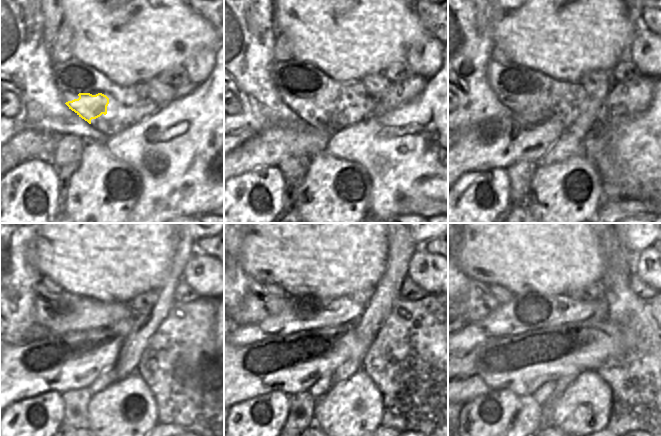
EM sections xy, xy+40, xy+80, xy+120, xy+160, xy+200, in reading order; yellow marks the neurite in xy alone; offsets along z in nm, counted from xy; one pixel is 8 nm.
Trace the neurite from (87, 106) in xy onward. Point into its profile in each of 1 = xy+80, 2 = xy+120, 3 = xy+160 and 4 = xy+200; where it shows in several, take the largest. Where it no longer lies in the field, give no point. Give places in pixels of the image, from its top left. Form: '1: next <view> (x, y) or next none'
1: next xy+80 (532, 107)
2: next xy+120 (91, 314)
3: next xy+160 (305, 312)
4: next xy+200 (531, 311)

